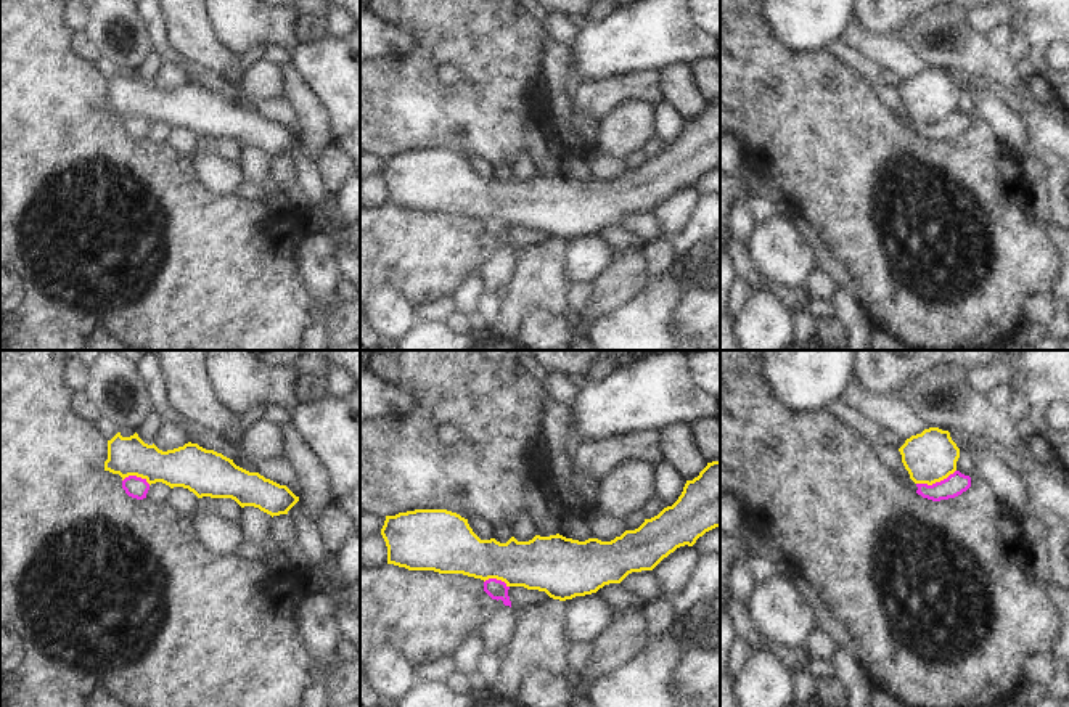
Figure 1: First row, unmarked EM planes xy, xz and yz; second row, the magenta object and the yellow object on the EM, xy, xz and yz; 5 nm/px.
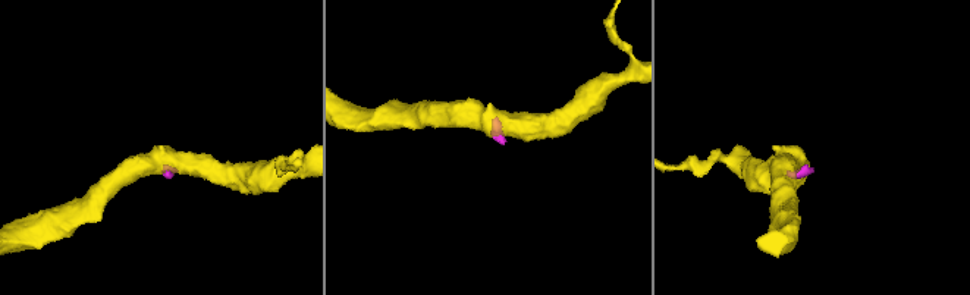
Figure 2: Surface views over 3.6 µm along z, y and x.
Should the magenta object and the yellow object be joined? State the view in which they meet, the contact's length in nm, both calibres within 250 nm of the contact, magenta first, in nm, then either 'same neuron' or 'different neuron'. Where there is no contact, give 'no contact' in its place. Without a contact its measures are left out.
yz | 220 nm | 110/260 nm | different neuron

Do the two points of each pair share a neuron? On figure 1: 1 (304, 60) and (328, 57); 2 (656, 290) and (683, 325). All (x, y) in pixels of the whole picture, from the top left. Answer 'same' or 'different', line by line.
1: same
2: different

